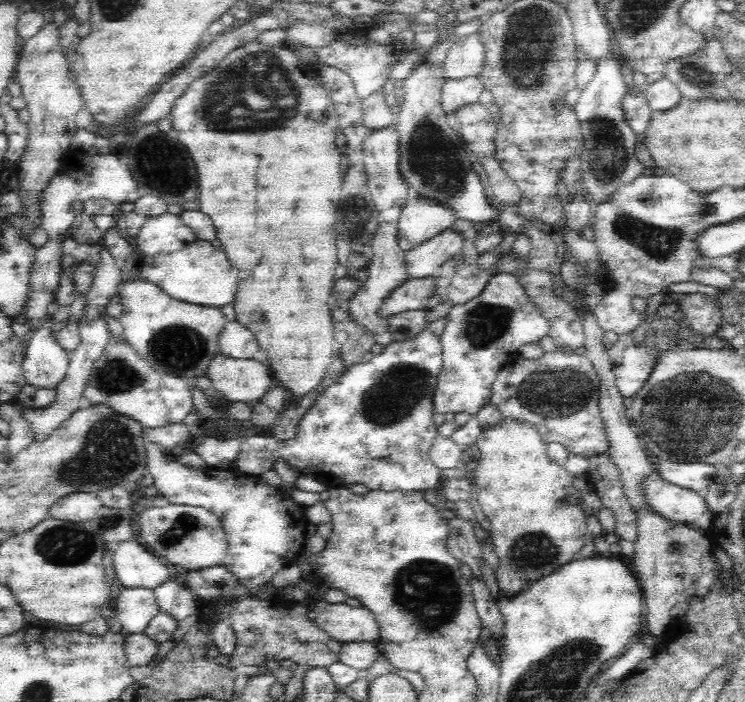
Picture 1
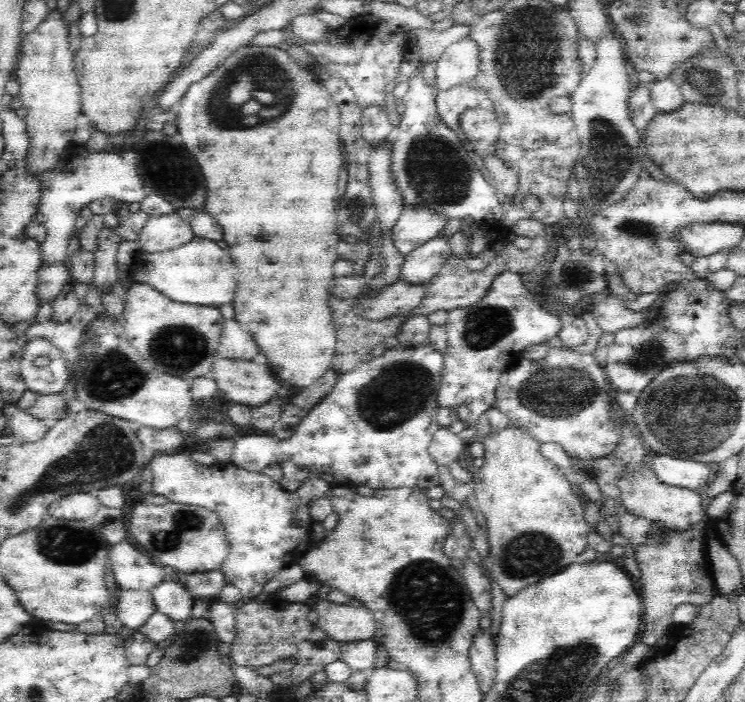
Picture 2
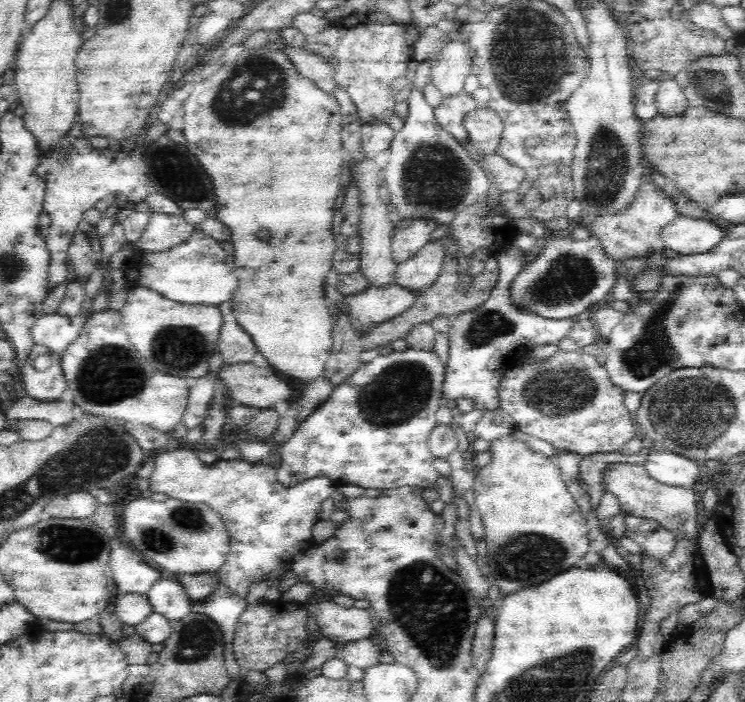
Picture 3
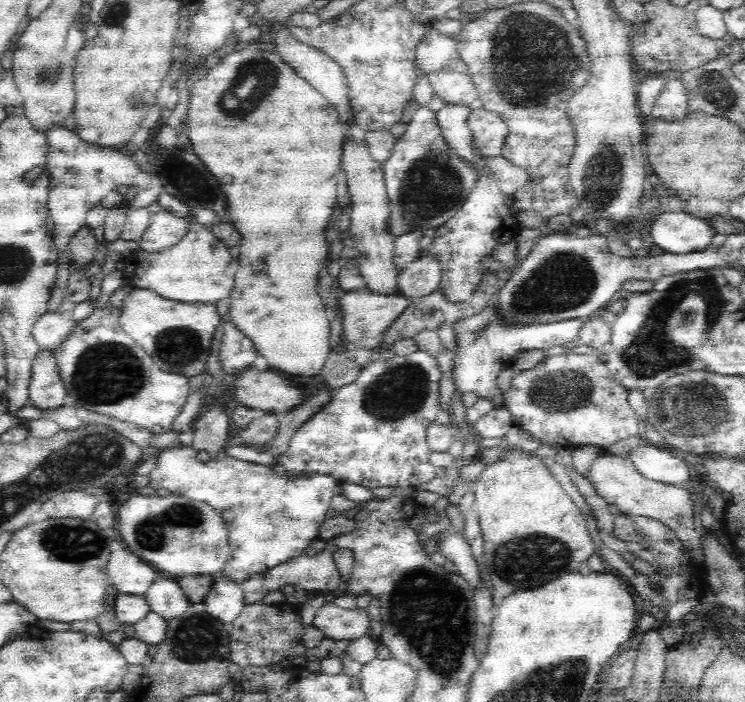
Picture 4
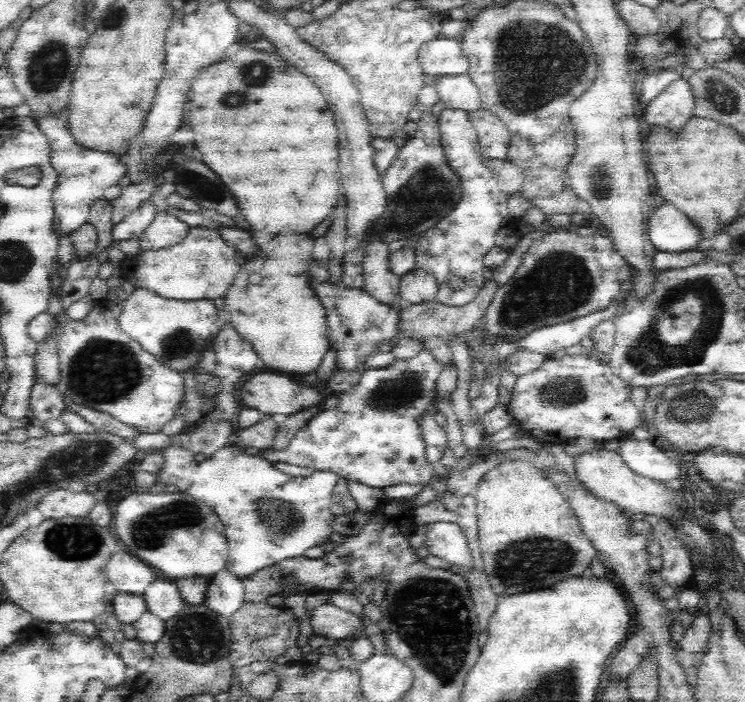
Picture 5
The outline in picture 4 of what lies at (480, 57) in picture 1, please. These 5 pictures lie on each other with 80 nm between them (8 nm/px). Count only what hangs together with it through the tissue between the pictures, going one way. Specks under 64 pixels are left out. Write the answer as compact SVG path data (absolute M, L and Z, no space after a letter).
M451 70L432 72L427 75L433 91L442 98L445 104L467 106L472 110L480 106L480 100L477 88L470 77L469 73Z

